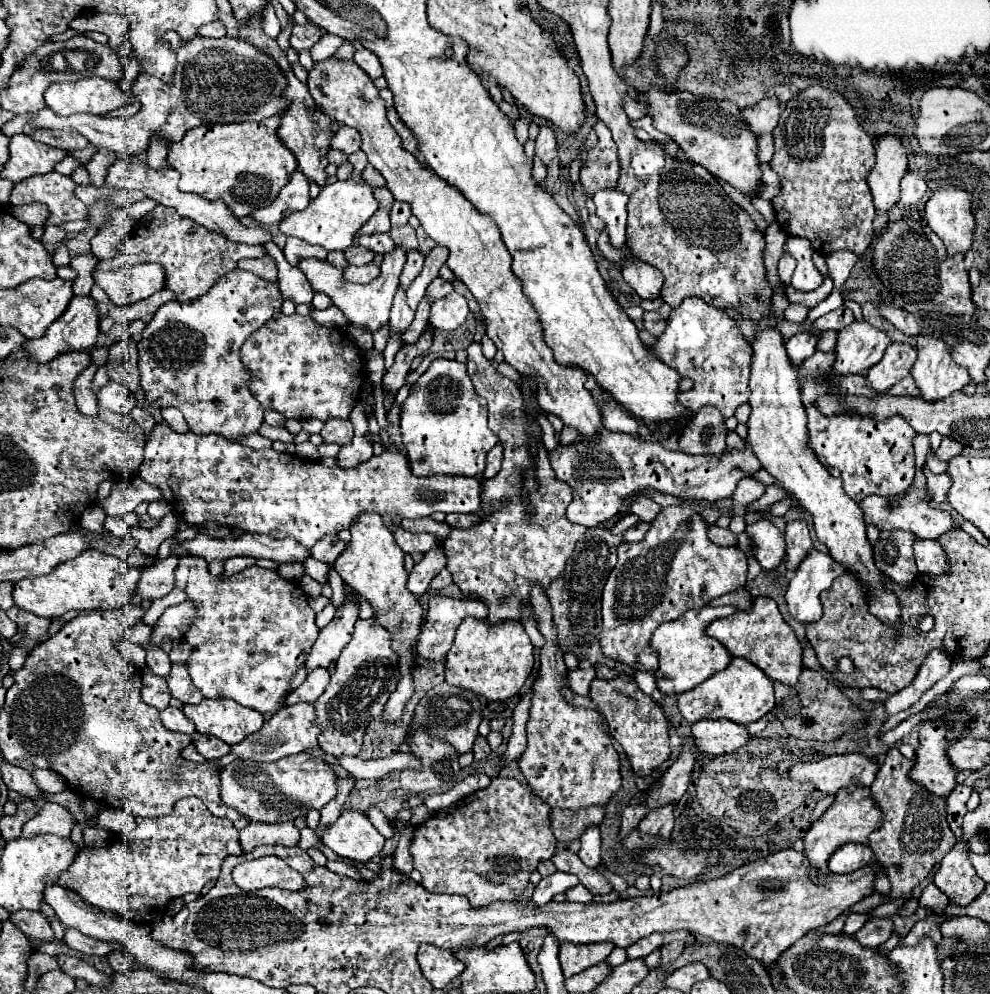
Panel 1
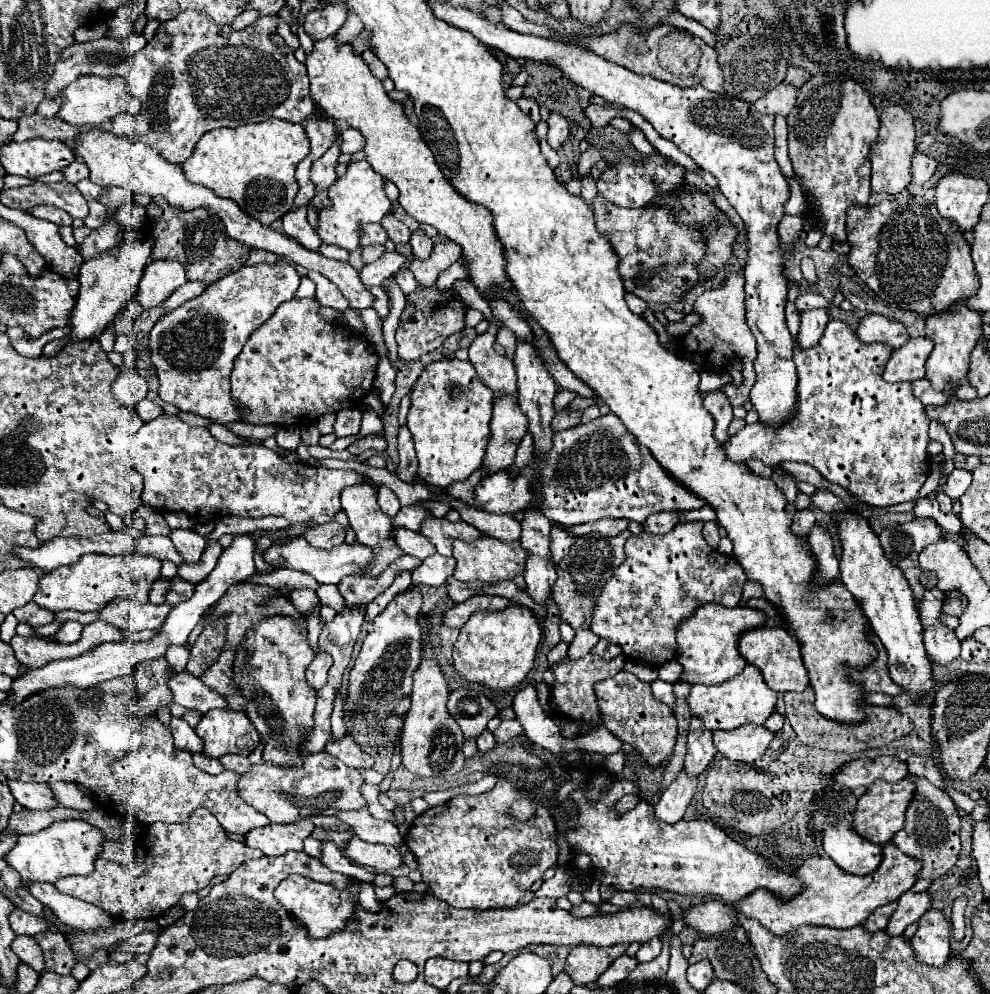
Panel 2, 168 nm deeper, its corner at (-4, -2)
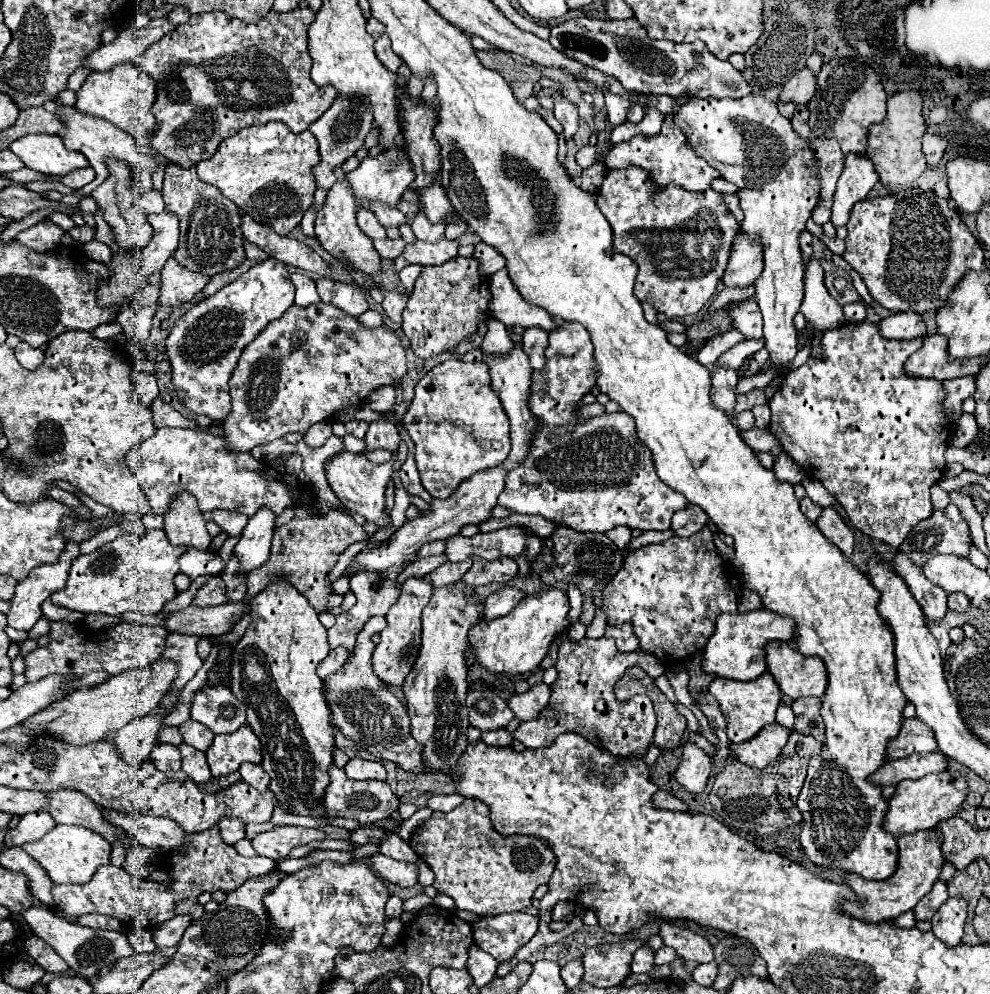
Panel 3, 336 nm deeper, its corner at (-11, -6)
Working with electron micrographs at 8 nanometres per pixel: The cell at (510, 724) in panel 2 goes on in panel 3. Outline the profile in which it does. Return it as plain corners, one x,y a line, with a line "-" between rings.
600,638
580,642
562,642
558,650
558,678
552,684
550,704
540,712
538,718
522,722
514,732
514,740
520,740
528,748
550,746
560,732
578,732
596,744
602,750
608,750
614,756
626,758
630,754
644,754
646,746
650,746
656,726
656,714
650,698
645,694
636,695
628,702
618,702
614,698
612,686
622,678
626,668
641,667
651,678
665,673
665,666
654,656
636,650
630,654
620,654
614,648
614,640

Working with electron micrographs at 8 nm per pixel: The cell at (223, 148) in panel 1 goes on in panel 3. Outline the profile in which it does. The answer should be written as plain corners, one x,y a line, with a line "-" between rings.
270,122
244,128
222,140
214,156
198,162
196,170
200,180
214,184
250,218
274,228
276,234
286,236
300,224
304,212
312,206
316,190
312,176
314,164
318,164
318,142
310,130
292,134
286,124

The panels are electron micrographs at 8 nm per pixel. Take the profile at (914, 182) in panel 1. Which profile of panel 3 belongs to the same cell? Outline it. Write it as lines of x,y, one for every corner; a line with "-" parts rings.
926,132
924,134
924,146
922,146
922,152
926,156
926,162
928,162
928,168
936,168
944,156
944,150
946,150
946,140
938,134
932,134
932,132

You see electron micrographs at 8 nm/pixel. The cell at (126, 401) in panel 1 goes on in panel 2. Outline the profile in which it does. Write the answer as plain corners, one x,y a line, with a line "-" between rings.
125,370
113,384
113,396
125,406
137,406
147,396
147,382
137,370

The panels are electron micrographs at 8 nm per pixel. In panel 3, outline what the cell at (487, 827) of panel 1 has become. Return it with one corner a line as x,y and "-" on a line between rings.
476,798
464,800
464,802
462,802
458,808
454,808
452,812
434,812
434,814
430,816
430,820
426,820
422,826
416,828
416,832
414,832
412,838
410,838
410,846
412,846
412,850
432,868
432,872
434,872
434,884
432,884
432,886
434,886
438,892
444,892
444,894
452,896
458,908
470,910
470,912
476,912
476,914
482,914
482,916
496,916
496,914
502,914
502,912
518,912
518,910
528,908
528,906
532,904
532,896
534,896
536,888
538,888
540,884
546,884
546,882
550,880
554,868
556,868
556,856
554,856
554,852
548,848
548,842
546,842
546,840
536,838
536,836
518,836
518,834
514,834
514,836
500,836
500,834
494,830
492,822
490,822
490,808
488,808
482,800
476,800

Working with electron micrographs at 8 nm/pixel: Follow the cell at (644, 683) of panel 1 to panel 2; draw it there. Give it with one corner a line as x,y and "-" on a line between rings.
655,680
655,682
651,682
651,690
653,690
653,694
657,696
657,700
665,702
669,708
673,708
673,706
675,706
673,684
669,684
669,682
663,682
663,680

